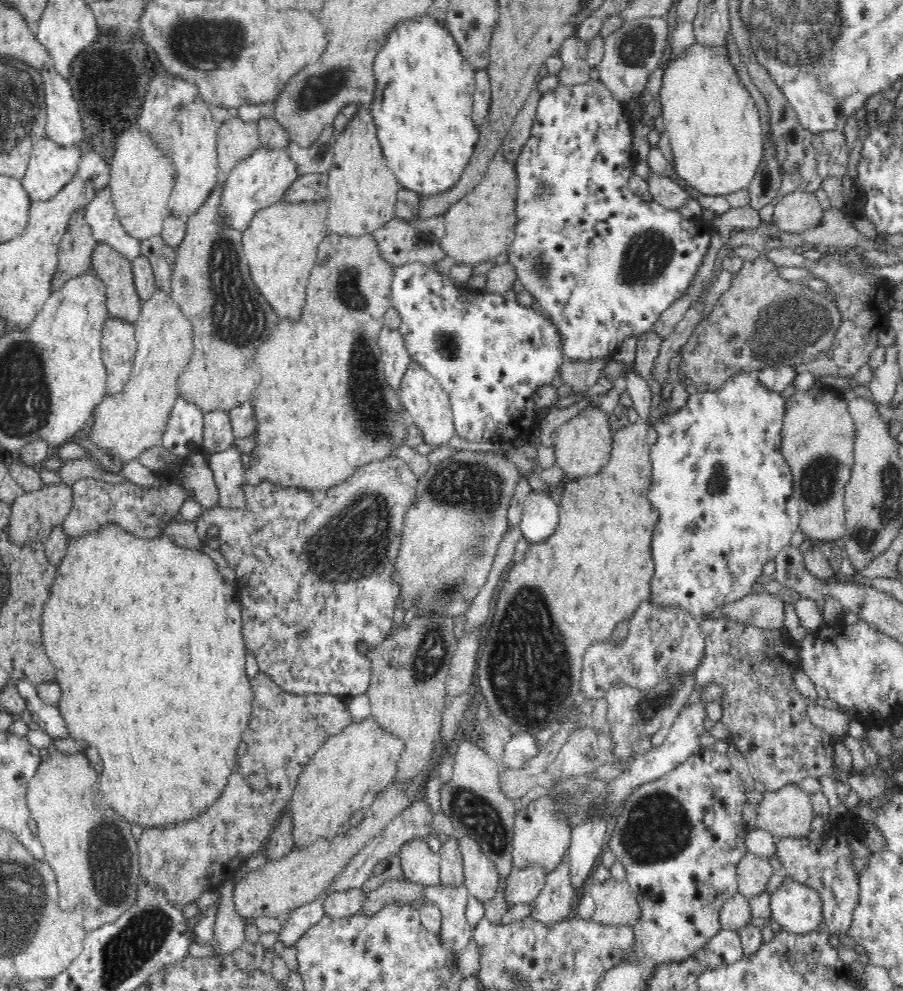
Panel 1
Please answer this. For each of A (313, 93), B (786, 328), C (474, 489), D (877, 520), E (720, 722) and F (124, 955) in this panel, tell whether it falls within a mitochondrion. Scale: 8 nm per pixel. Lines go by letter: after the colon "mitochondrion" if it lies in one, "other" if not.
A: mitochondrion
B: mitochondrion
C: mitochondrion
D: mitochondrion
E: other
F: mitochondrion

